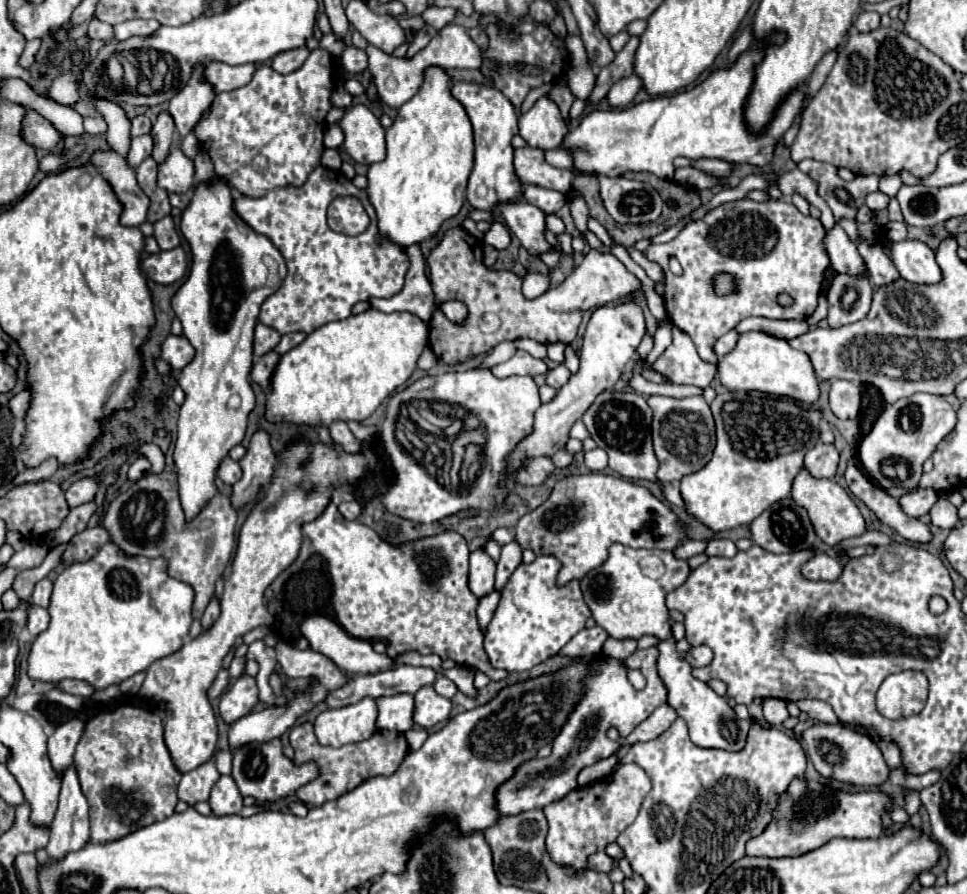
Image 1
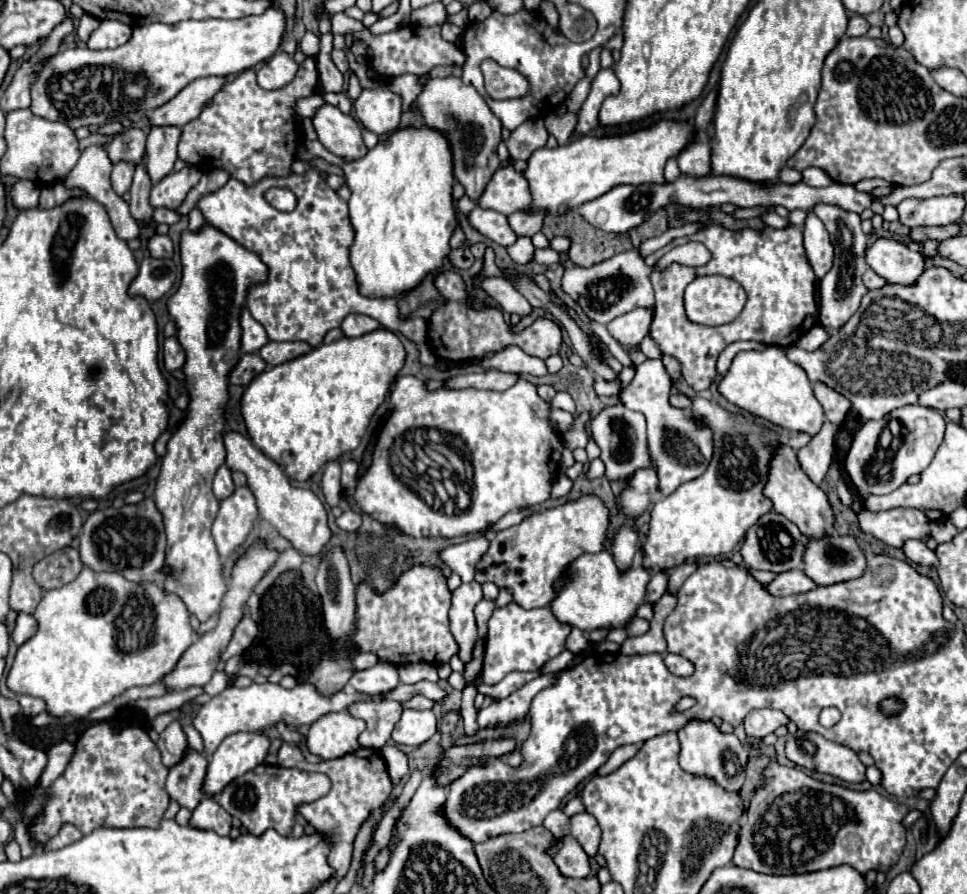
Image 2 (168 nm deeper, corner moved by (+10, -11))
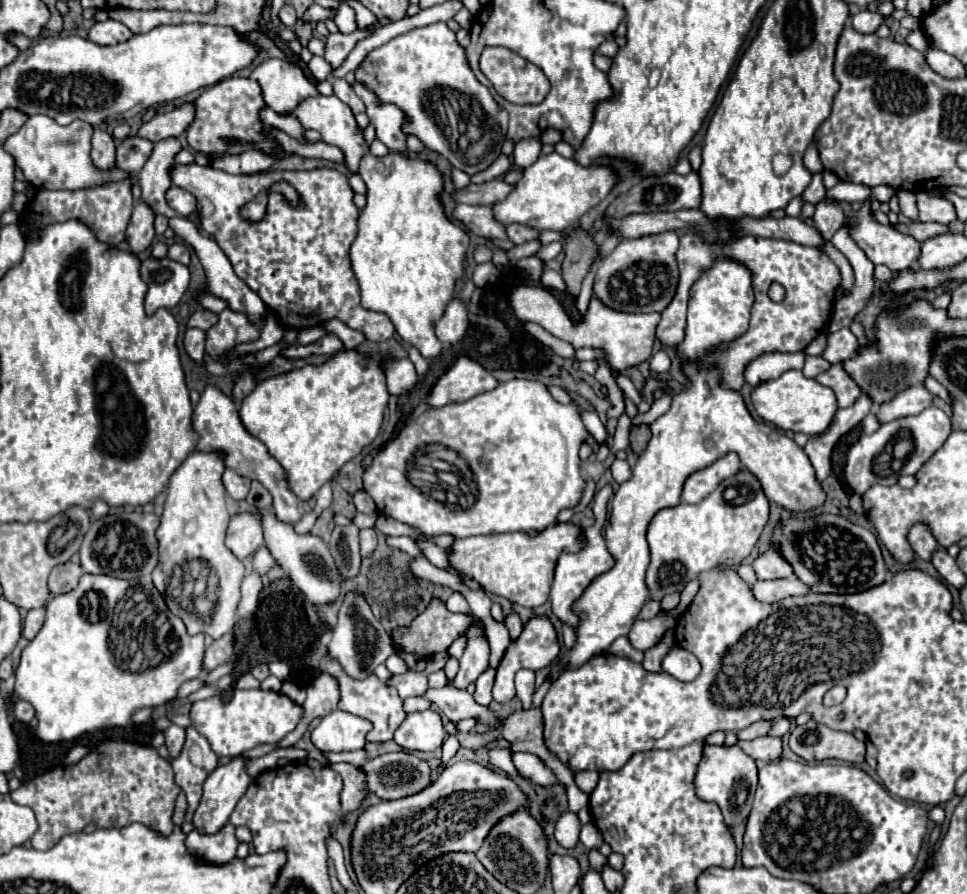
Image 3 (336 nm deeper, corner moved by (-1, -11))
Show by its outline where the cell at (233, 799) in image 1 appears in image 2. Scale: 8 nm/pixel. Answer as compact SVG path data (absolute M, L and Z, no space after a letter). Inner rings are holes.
M205 796L199 802L199 806L193 810L189 824L195 828L201 828L201 830L213 830L219 836L229 836L231 816L217 804L215 796Z

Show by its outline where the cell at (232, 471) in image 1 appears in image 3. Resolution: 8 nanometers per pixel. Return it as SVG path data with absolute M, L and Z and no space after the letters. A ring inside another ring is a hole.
M230 468L224 470L224 474L222 474L222 484L224 484L224 488L226 488L226 492L228 492L228 496L230 496L232 500L244 500L244 498L248 496L250 480L244 478L244 476L240 476L240 474L236 474L236 472L230 470Z

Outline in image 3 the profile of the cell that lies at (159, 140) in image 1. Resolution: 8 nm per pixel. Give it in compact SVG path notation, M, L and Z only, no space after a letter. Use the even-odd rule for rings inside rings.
M136 202L130 224L126 228L126 242L132 254L140 254L154 240L154 212L144 204Z

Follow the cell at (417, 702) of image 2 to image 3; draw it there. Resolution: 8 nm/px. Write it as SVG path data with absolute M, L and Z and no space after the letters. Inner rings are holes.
M404 698L404 712L422 712L430 708L430 700L428 698Z

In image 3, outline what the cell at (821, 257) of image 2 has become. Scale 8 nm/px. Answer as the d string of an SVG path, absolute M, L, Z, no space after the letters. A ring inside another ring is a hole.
M826 198L816 204L816 214L812 220L814 220L814 226L822 232L822 236L830 240L834 236L834 232L844 224L846 216L844 216L842 208L836 204L836 200Z

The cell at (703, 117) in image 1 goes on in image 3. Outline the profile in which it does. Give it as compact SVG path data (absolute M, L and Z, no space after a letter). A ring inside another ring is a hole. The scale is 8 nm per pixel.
M556 152L540 156L532 166L522 170L522 178L514 184L512 192L500 204L492 204L494 220L508 224L524 224L536 230L566 232L578 222L592 206L608 196L616 176L606 166L580 166L578 162L564 158Z

